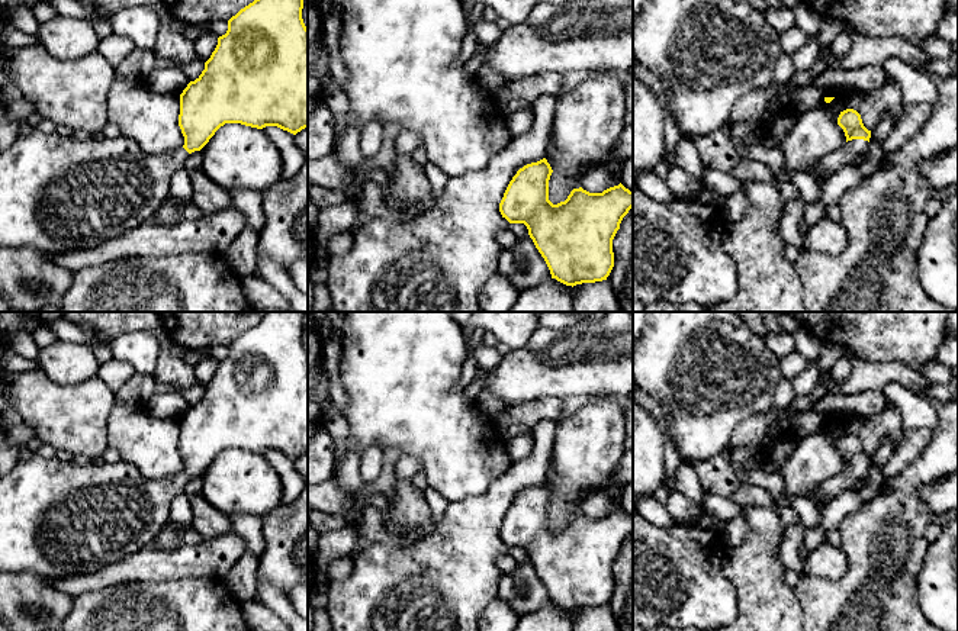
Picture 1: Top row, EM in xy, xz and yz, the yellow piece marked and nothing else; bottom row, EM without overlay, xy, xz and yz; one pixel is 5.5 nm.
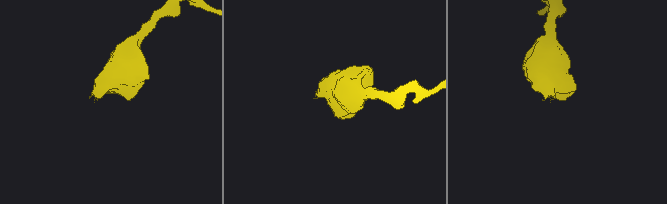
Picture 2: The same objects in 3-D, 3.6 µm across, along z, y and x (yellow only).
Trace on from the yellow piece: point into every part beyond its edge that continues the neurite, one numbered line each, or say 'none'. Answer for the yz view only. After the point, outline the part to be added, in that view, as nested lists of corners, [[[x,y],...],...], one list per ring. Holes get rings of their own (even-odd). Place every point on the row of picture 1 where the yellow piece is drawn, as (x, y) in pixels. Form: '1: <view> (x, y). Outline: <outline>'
1: yz (848, 154). Outline: [[[852,139],[845,142],[838,151],[823,157],[810,171],[810,174],[817,180],[829,180],[838,170],[852,165],[858,167],[858,158],[861,155],[868,155],[868,141]]]

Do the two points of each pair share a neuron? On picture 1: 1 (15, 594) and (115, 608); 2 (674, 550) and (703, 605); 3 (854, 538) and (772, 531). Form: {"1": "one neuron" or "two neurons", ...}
{"1": "two neurons", "2": "one neuron", "3": "two neurons"}

